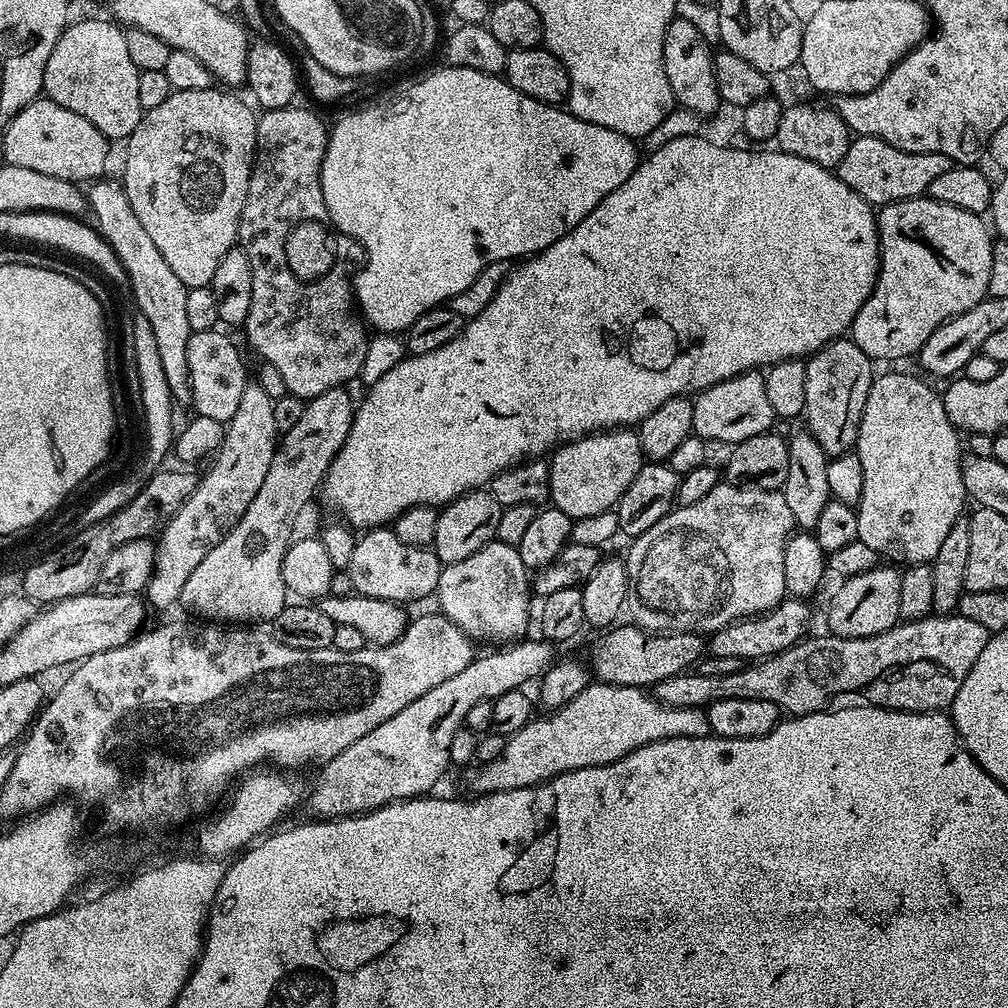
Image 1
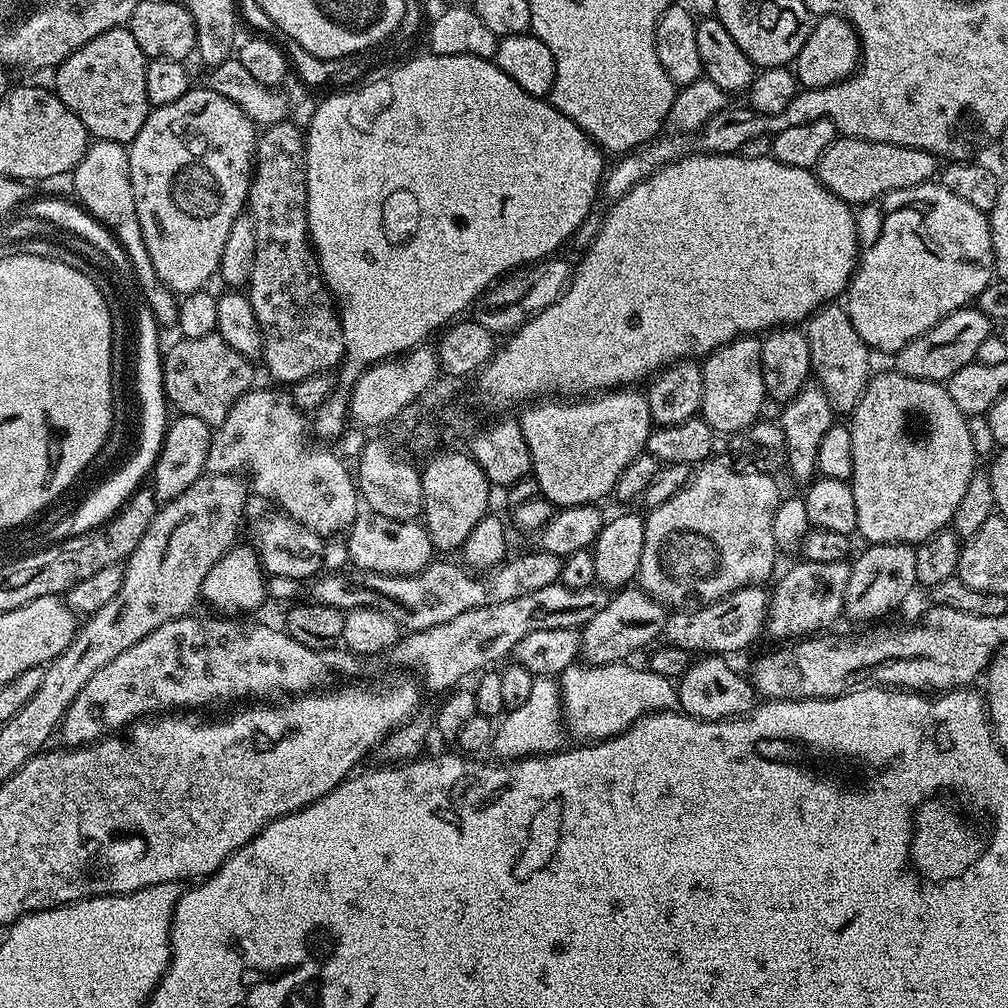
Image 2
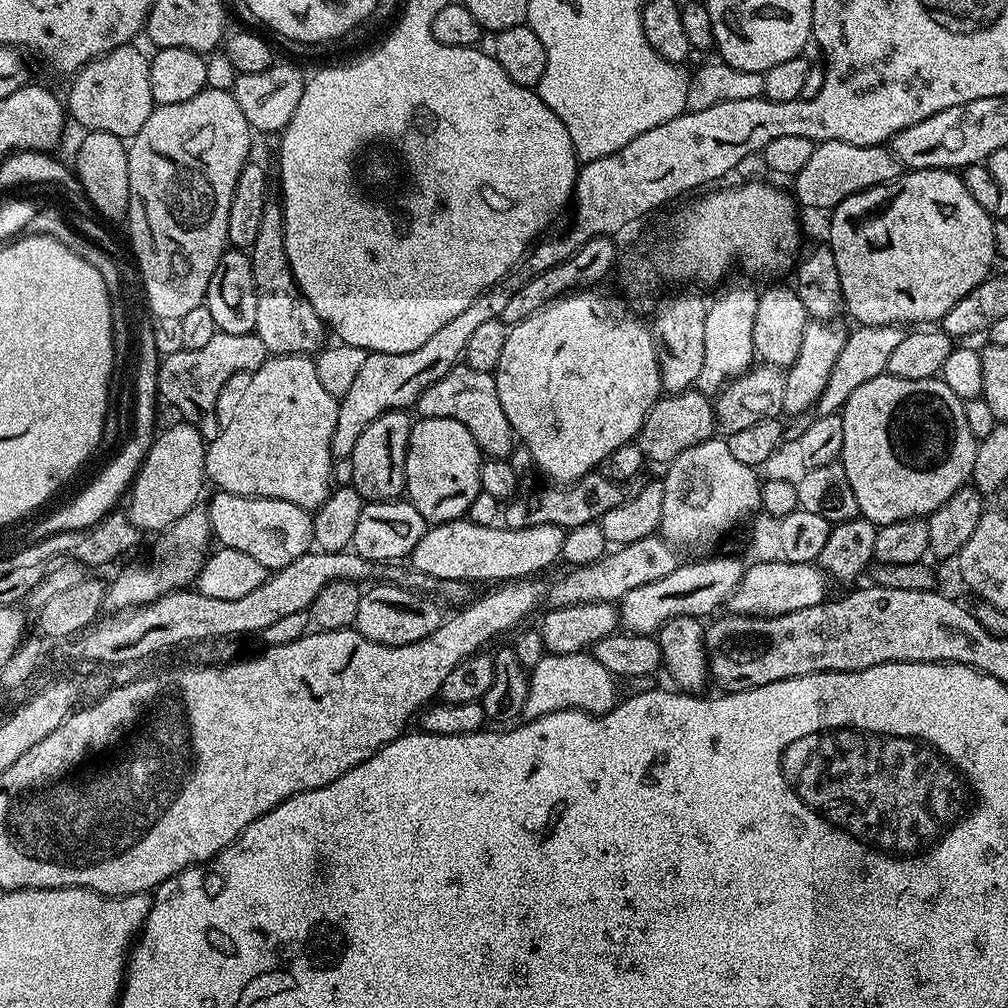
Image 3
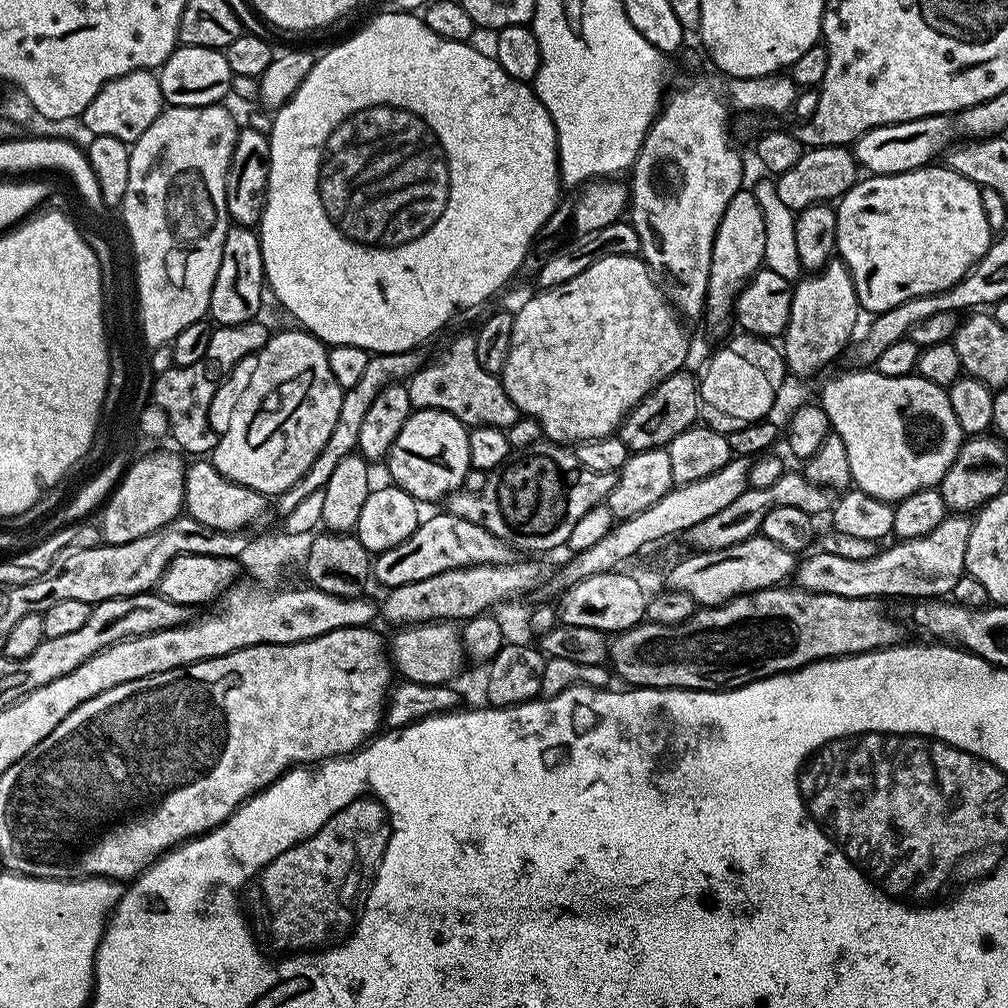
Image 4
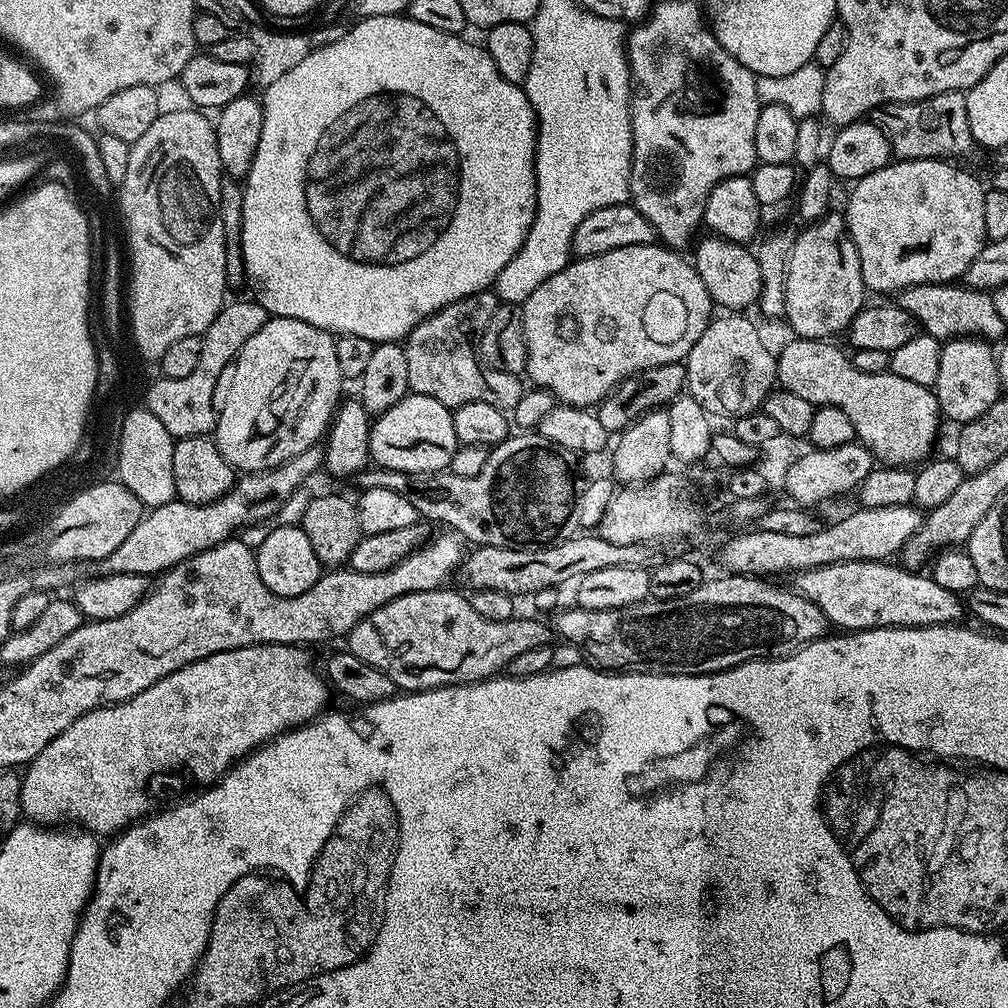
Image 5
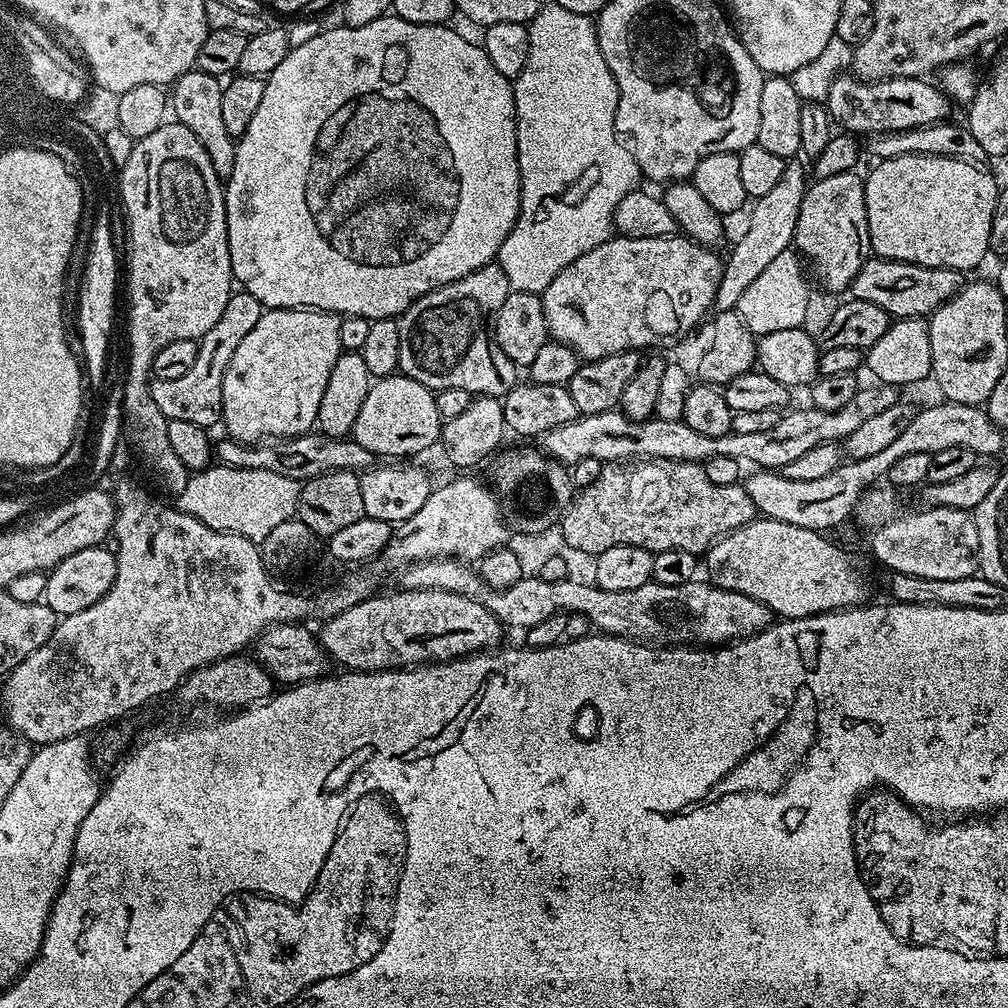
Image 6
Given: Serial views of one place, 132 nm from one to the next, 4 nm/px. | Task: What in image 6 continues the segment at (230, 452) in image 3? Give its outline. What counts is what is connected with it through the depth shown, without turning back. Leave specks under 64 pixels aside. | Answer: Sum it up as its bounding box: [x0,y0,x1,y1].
[222,308,342,444]

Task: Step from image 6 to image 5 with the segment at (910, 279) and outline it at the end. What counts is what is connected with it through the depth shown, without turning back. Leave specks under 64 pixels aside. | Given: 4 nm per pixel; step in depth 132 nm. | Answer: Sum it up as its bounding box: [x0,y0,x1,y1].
[898,282,1006,342]

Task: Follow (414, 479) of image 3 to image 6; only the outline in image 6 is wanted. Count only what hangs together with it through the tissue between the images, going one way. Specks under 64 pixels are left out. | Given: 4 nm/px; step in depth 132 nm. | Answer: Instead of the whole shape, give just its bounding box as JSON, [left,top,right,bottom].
[350,374,442,458]

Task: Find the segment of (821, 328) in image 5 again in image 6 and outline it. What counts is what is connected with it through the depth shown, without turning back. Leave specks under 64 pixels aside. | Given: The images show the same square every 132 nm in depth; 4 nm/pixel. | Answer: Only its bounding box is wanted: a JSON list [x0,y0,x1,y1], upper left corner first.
[794,171,870,292]

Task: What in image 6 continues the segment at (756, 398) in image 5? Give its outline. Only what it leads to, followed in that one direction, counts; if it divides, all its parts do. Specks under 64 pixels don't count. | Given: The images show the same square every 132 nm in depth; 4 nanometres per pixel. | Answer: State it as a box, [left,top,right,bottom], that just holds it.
[679,310,757,386]

